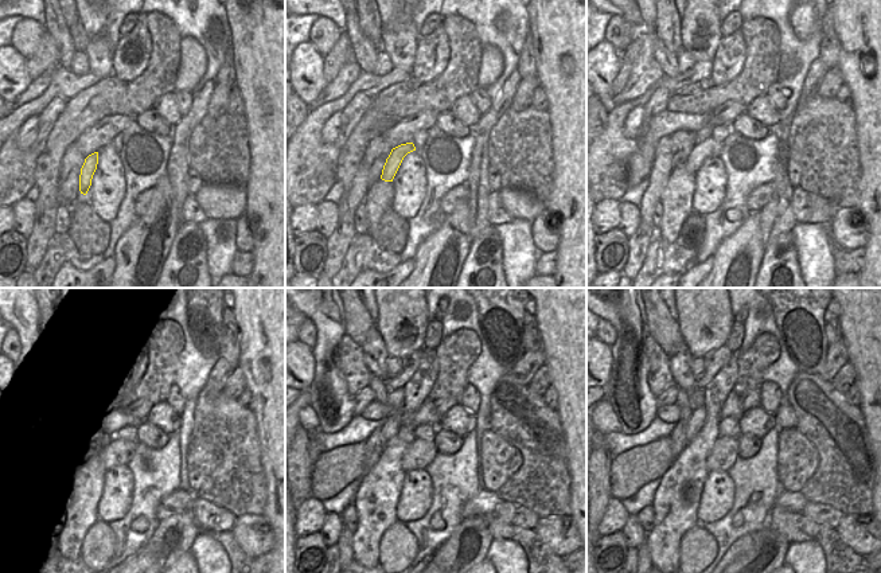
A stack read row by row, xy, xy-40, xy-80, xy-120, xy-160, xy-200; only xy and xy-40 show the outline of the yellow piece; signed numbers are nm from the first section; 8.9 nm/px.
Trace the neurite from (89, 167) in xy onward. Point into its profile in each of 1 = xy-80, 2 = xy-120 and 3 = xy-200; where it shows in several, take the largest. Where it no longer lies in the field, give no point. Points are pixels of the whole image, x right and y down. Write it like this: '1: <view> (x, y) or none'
1: xy-80 (710, 147)
2: xy-120 (110, 452)
3: xy-200 (725, 451)

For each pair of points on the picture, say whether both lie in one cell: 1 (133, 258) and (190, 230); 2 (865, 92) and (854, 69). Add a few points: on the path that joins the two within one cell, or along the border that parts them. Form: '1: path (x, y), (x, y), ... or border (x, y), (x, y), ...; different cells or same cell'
1: border (182, 222), (160, 266); different cells
2: path (865, 86), (860, 74); same cell

